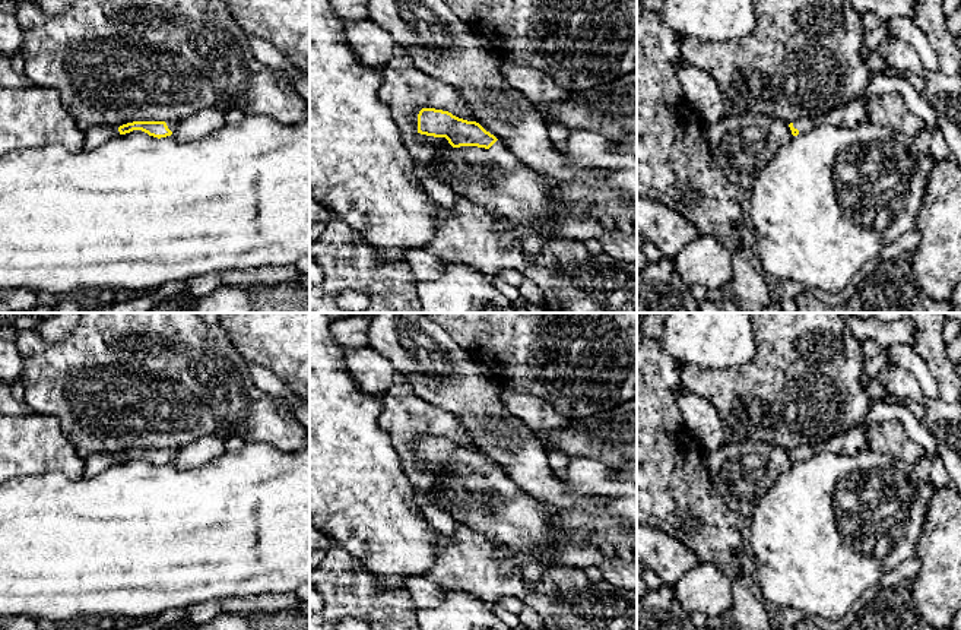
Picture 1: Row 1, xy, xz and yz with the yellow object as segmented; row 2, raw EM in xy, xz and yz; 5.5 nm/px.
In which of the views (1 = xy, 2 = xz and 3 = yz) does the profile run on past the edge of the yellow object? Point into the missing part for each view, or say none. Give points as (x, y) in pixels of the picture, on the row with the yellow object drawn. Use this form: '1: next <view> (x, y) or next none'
1: next xy (95, 136)
2: next xz (520, 196)
3: next yz (853, 114)

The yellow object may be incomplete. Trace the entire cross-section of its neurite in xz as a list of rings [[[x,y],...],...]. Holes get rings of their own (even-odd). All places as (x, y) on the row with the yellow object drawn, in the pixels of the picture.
[[[422,108],[418,114],[418,139],[425,143],[438,143],[445,137],[453,146],[443,151],[437,164],[425,171],[426,175],[445,183],[459,196],[485,208],[494,215],[499,215],[513,224],[529,224],[542,229],[549,229],[561,237],[578,241],[597,238],[603,251],[618,262],[637,262],[637,231],[625,235],[621,229],[609,231],[605,225],[589,215],[571,215],[570,206],[554,196],[551,187],[527,165],[524,165],[505,145],[486,132],[479,123],[467,121],[448,111]],[[482,162],[495,164],[505,171],[495,181],[485,180],[475,167]]]

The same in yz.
[[[873,76],[868,91],[844,105],[840,105],[822,115],[818,121],[811,117],[800,117],[789,127],[793,136],[809,133],[818,123],[831,124],[835,127],[857,130],[869,124],[868,104],[876,95],[887,92],[898,94],[907,108],[924,121],[930,129],[939,130],[938,115],[933,108],[927,104],[926,98],[906,79],[898,76]]]

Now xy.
[[[133,121],[117,127],[112,126],[95,126],[85,132],[85,149],[92,151],[118,134],[126,134],[133,130],[142,130],[153,137],[171,136],[175,129],[174,121]]]

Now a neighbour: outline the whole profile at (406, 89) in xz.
[[[406,54],[391,57],[380,69],[383,83],[380,98],[388,105],[405,146],[416,167],[425,172],[437,164],[443,151],[453,146],[445,137],[431,145],[418,139],[418,114],[422,108],[448,111],[453,115],[475,121],[464,95],[454,86],[422,72]]]

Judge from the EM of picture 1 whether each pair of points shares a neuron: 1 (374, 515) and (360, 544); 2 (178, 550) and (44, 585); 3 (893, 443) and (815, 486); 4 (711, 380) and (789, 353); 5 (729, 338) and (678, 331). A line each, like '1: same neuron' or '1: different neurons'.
1: same neuron
2: same neuron
3: different neurons
4: same neuron
5: same neuron

